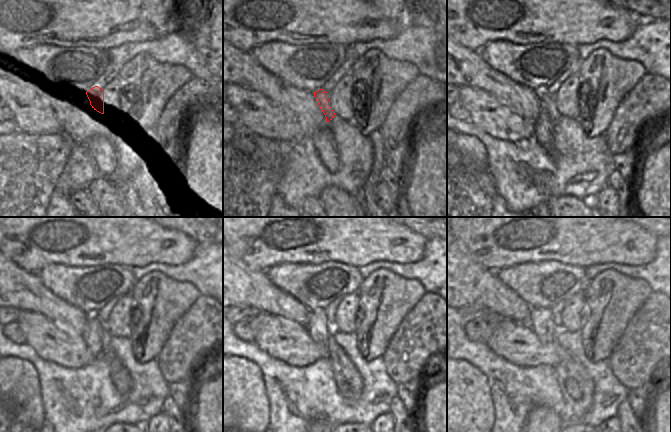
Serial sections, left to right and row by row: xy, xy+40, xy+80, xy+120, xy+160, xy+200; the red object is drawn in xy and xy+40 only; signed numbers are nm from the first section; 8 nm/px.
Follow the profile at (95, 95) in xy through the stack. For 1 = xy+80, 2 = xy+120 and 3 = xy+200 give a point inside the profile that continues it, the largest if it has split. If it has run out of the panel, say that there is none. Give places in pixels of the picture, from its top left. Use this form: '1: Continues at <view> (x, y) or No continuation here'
1: Continues at xy+80 (548, 105)
2: Continues at xy+120 (120, 376)
3: Continues at xy+200 (577, 387).

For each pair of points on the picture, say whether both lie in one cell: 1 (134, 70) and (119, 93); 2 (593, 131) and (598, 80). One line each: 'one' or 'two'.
1: two
2: one

